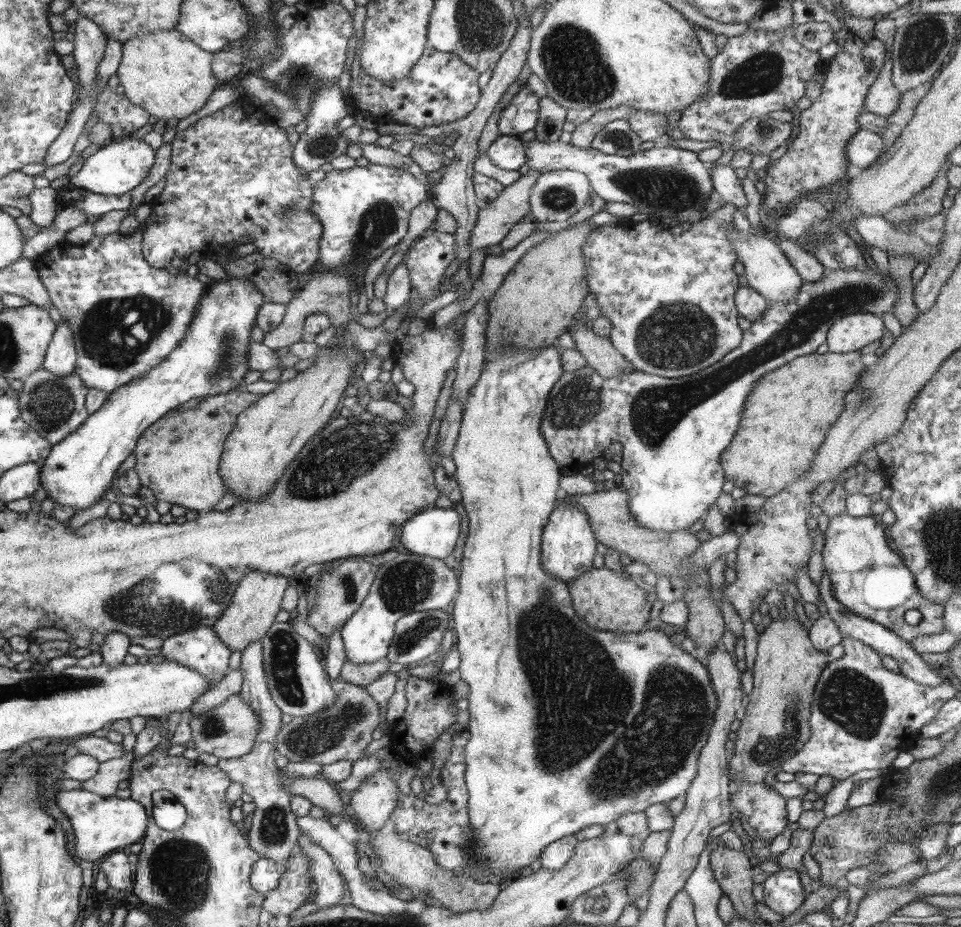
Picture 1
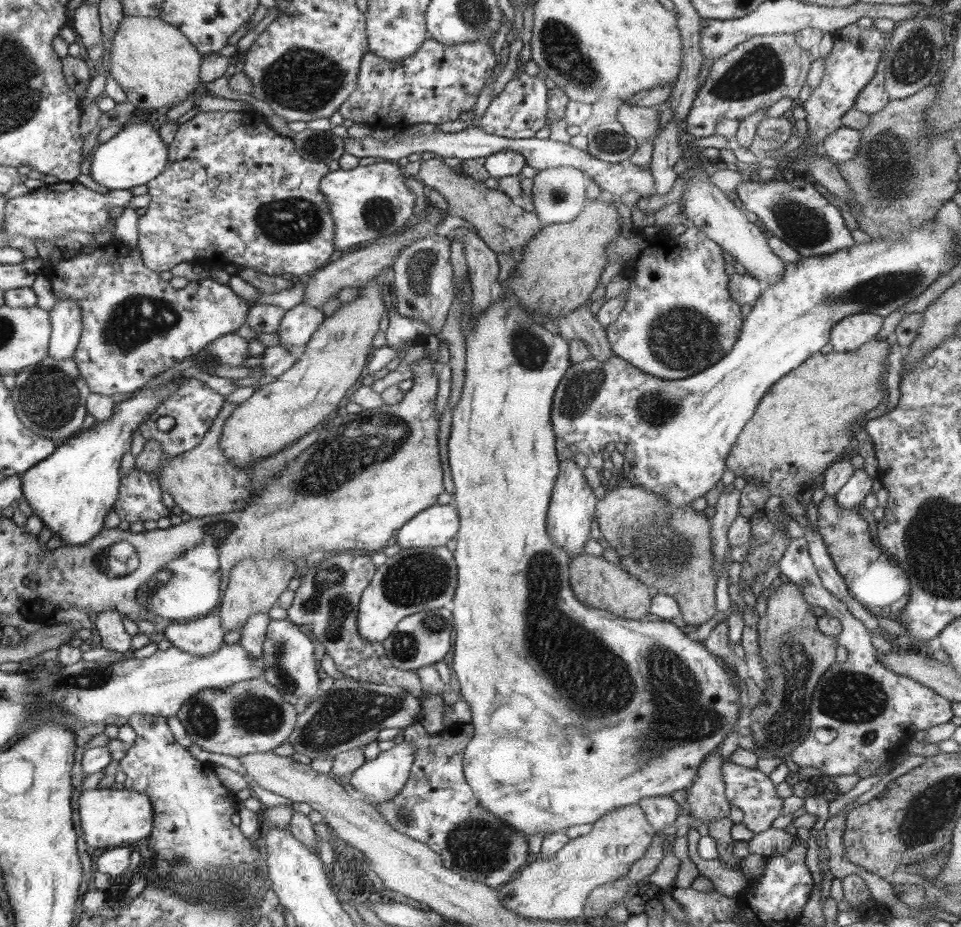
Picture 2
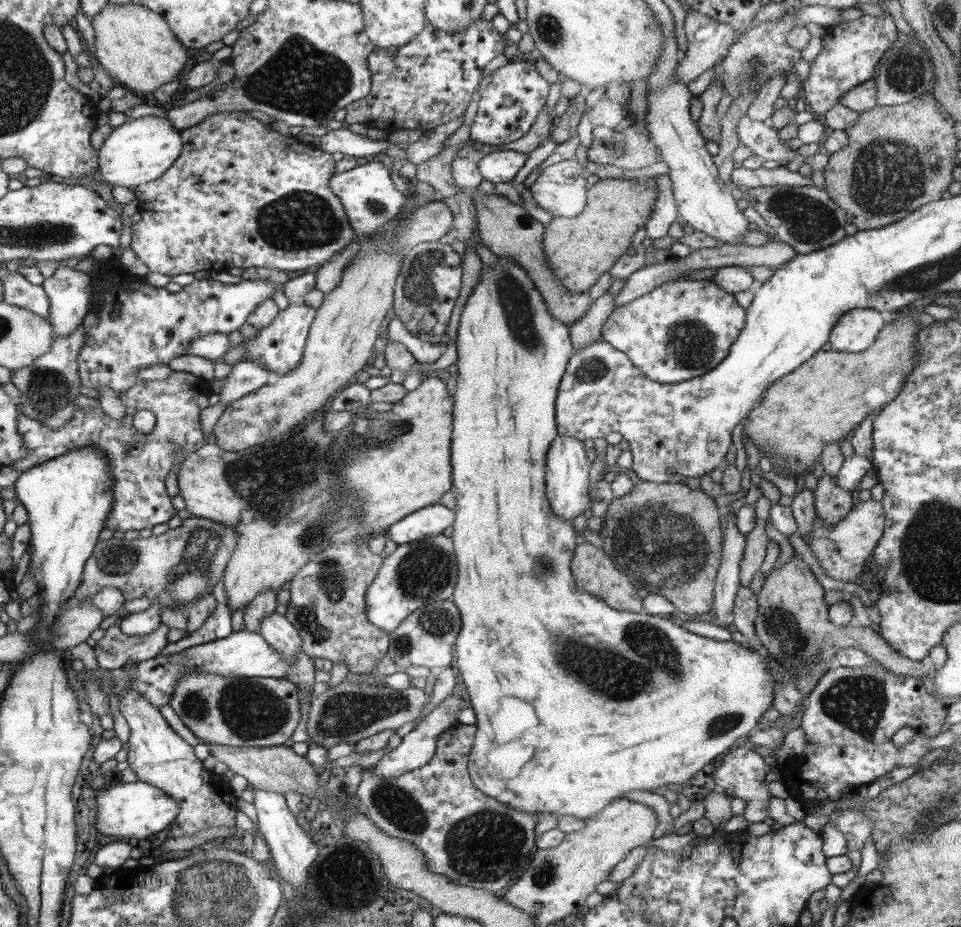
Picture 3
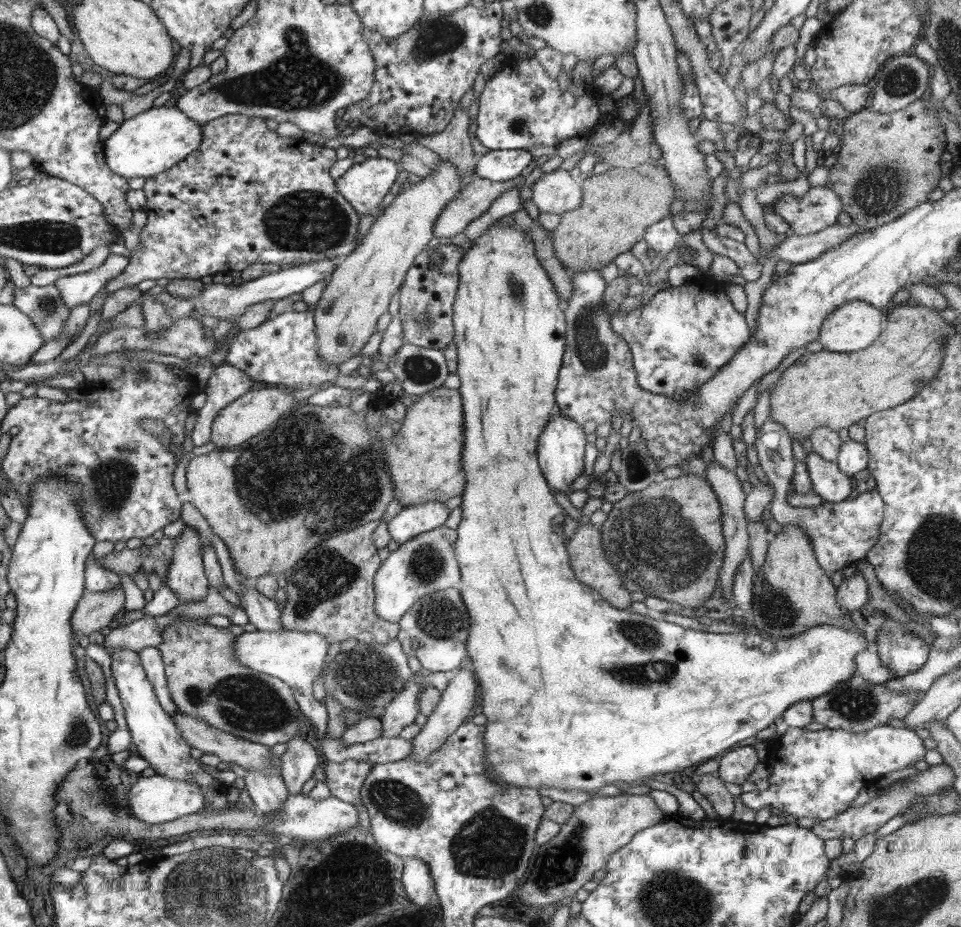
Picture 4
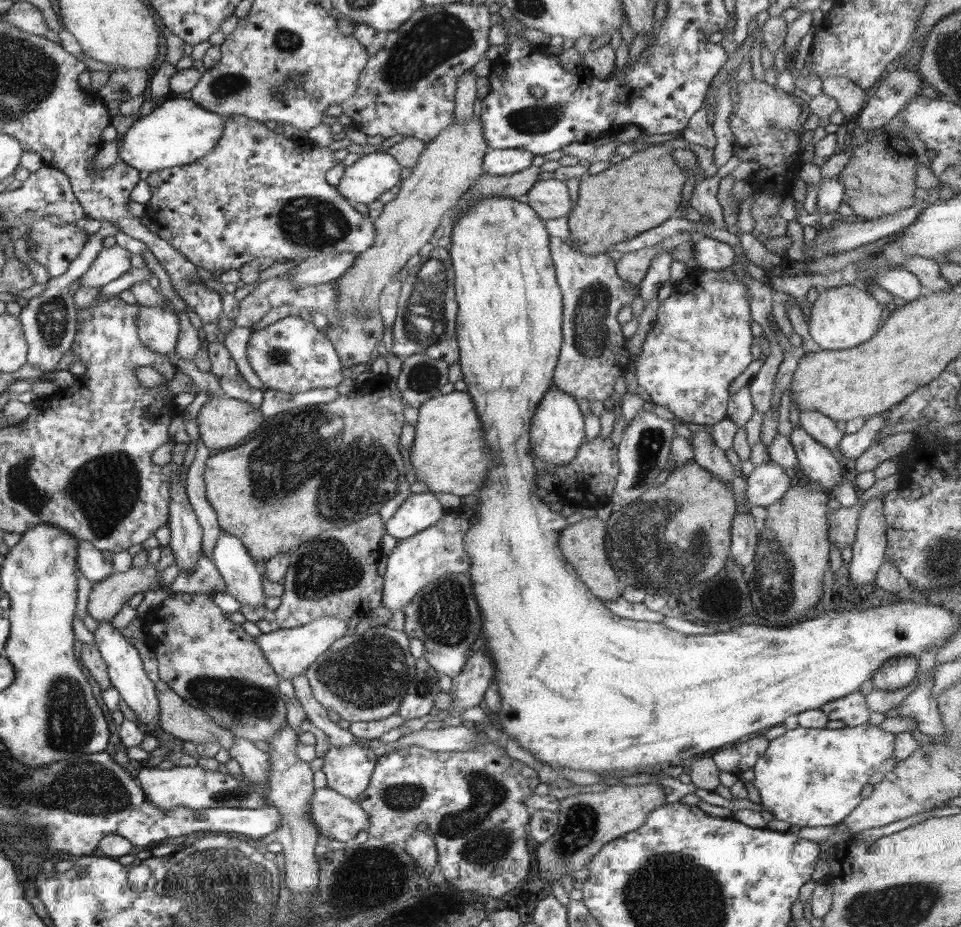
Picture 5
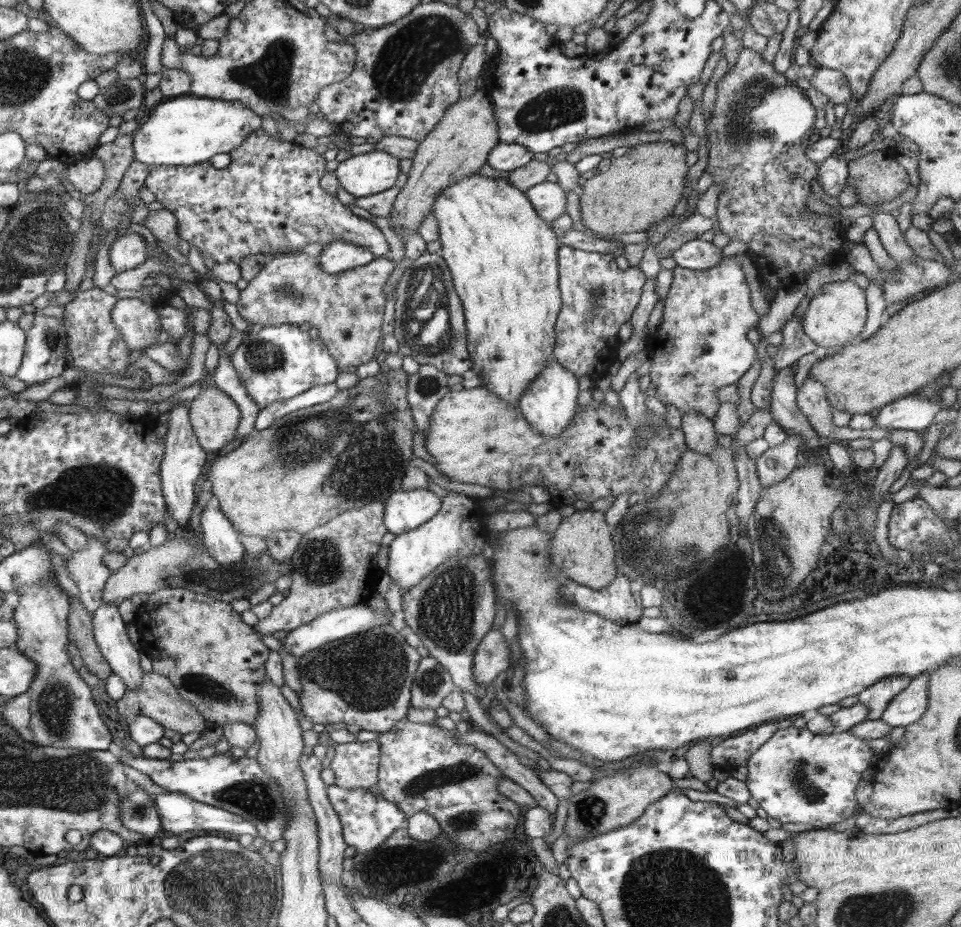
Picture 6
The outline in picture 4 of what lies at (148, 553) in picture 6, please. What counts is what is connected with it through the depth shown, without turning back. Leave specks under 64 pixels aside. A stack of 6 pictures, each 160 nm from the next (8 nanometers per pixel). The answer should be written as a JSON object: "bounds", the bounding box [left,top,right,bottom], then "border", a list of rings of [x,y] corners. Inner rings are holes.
{"bounds":[72,584,124,636],"border":[[[122,584],[106,592],[86,592],[82,601],[78,602],[77,612],[72,619],[74,634],[90,636],[92,632],[109,627],[124,609]]]}

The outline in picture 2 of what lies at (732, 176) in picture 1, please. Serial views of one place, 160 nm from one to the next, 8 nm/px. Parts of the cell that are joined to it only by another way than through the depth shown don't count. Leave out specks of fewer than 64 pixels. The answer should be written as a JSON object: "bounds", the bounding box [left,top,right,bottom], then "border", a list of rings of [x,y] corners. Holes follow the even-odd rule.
{"bounds":[736,175,854,258],"border":[[[795,175],[766,182],[757,179],[740,182],[736,186],[736,196],[746,211],[756,214],[766,226],[764,228],[790,244],[803,258],[826,256],[854,247],[854,238],[846,227],[842,212],[824,198],[807,178],[803,180],[801,176]]]}

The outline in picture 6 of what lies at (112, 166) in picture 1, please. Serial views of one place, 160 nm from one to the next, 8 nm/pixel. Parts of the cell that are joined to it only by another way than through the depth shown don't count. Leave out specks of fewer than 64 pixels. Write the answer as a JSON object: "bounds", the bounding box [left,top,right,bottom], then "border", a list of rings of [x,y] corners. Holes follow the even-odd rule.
{"bounds":[134,94,262,168],"border":[[[190,94],[165,98],[148,117],[143,118],[140,130],[134,132],[134,159],[152,168],[198,165],[216,154],[230,154],[232,150],[238,150],[250,134],[261,129],[262,120],[238,102]]]}

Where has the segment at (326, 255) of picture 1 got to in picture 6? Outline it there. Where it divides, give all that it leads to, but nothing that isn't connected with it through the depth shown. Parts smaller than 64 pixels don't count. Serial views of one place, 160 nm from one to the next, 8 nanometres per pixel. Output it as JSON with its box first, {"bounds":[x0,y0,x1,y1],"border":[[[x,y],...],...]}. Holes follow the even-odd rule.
{"bounds":[335,151,400,198],"border":[[[386,151],[358,154],[339,163],[335,171],[338,182],[344,191],[353,194],[355,198],[393,188],[400,174],[398,158]]]}

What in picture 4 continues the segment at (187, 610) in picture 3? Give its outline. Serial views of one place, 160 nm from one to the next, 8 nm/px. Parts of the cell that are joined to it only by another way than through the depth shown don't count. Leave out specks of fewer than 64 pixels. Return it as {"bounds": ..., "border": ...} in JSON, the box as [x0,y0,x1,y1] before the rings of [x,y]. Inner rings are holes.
{"bounds":[167,524,208,605],"border":[[[185,524],[182,533],[175,538],[175,552],[167,576],[168,588],[180,604],[188,605],[204,601],[208,595],[208,578],[204,576],[200,556],[200,534],[196,528]]]}

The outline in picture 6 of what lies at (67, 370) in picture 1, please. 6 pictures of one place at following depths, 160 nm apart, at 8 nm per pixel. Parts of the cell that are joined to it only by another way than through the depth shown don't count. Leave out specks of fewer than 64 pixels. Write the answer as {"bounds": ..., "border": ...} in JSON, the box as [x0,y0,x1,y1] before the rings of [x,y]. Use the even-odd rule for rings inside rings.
{"bounds":[110,231,147,272],"border":[[[129,231],[117,238],[110,250],[110,263],[117,272],[136,268],[147,260],[146,242],[139,233]]]}

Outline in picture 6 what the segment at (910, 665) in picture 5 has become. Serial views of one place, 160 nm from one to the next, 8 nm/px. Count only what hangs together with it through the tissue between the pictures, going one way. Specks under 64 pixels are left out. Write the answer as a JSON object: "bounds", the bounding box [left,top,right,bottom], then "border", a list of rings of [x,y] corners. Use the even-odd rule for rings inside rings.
{"bounds":[857,676,911,720],"border":[[[892,676],[875,682],[857,694],[859,702],[870,707],[866,720],[880,719],[888,703],[898,693],[902,692],[910,681],[911,678],[908,676]]]}

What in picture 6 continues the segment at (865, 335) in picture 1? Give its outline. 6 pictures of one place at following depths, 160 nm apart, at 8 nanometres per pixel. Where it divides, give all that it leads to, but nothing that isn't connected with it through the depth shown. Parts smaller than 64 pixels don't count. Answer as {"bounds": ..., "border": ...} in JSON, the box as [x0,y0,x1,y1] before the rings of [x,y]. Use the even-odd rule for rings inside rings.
{"bounds":[801,281,866,350],"border":[[[837,281],[826,283],[812,298],[803,316],[801,325],[804,332],[820,347],[821,350],[832,346],[843,347],[859,340],[860,332],[866,324],[865,289],[854,281]]]}

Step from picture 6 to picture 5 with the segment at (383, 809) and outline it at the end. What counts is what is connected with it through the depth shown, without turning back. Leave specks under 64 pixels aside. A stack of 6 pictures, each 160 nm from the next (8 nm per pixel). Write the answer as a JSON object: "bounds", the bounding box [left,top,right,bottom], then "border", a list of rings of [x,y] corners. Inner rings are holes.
{"bounds":[309,786,369,842],"border":[[[328,786],[314,789],[309,817],[319,834],[338,842],[348,842],[358,832],[369,828],[369,814],[358,801],[350,800]]]}

